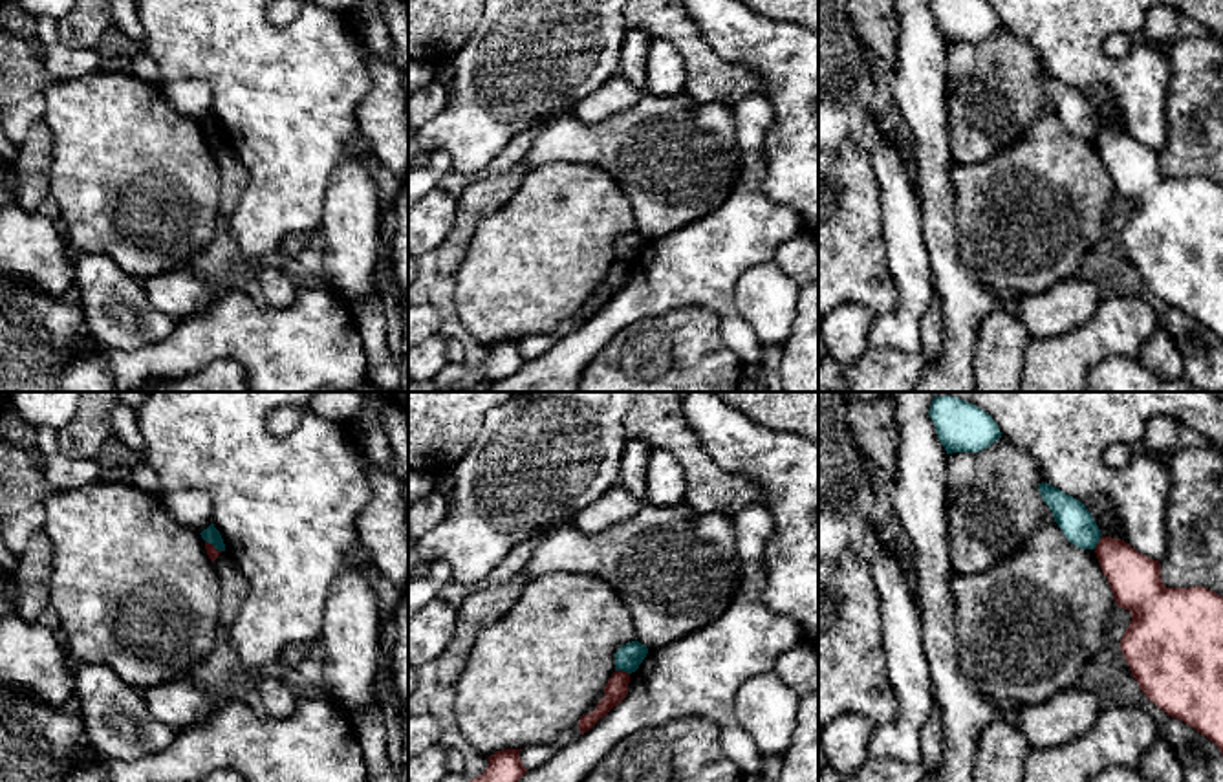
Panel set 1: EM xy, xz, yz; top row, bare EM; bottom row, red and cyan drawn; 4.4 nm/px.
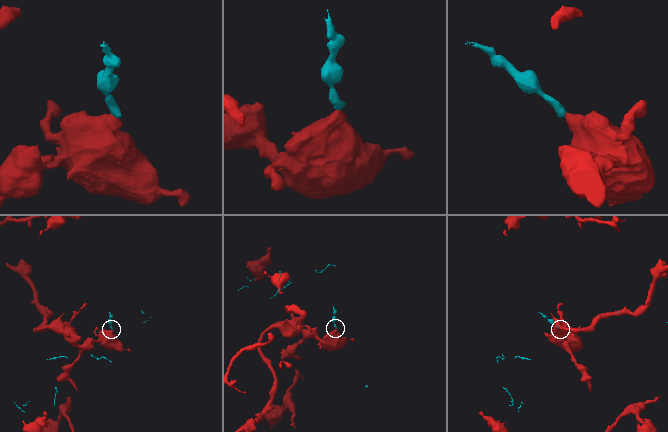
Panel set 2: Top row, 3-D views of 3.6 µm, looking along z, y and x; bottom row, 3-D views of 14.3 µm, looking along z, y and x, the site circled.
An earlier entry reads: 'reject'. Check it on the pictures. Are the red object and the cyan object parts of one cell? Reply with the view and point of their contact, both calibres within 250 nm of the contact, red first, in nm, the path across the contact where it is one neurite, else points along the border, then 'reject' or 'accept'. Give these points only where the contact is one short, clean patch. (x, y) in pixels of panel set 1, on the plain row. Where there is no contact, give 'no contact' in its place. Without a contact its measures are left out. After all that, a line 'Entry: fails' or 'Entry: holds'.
contact xz (621, 260); calibres 100 and 120 nm; border xz (616, 259), (628, 264); reject
Entry: holds

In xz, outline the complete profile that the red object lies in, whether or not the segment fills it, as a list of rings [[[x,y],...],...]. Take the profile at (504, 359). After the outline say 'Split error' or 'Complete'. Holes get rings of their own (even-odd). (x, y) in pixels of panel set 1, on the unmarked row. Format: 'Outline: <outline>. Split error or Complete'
Outline: [[[505,339],[491,344],[487,359],[480,366],[471,368],[469,377],[456,383],[456,388],[461,392],[480,392],[482,388],[513,377],[527,363],[522,355],[520,341],[522,339]]]. Complete

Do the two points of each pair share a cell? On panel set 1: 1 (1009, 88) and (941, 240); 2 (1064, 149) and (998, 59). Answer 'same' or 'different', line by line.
1: different
2: different

